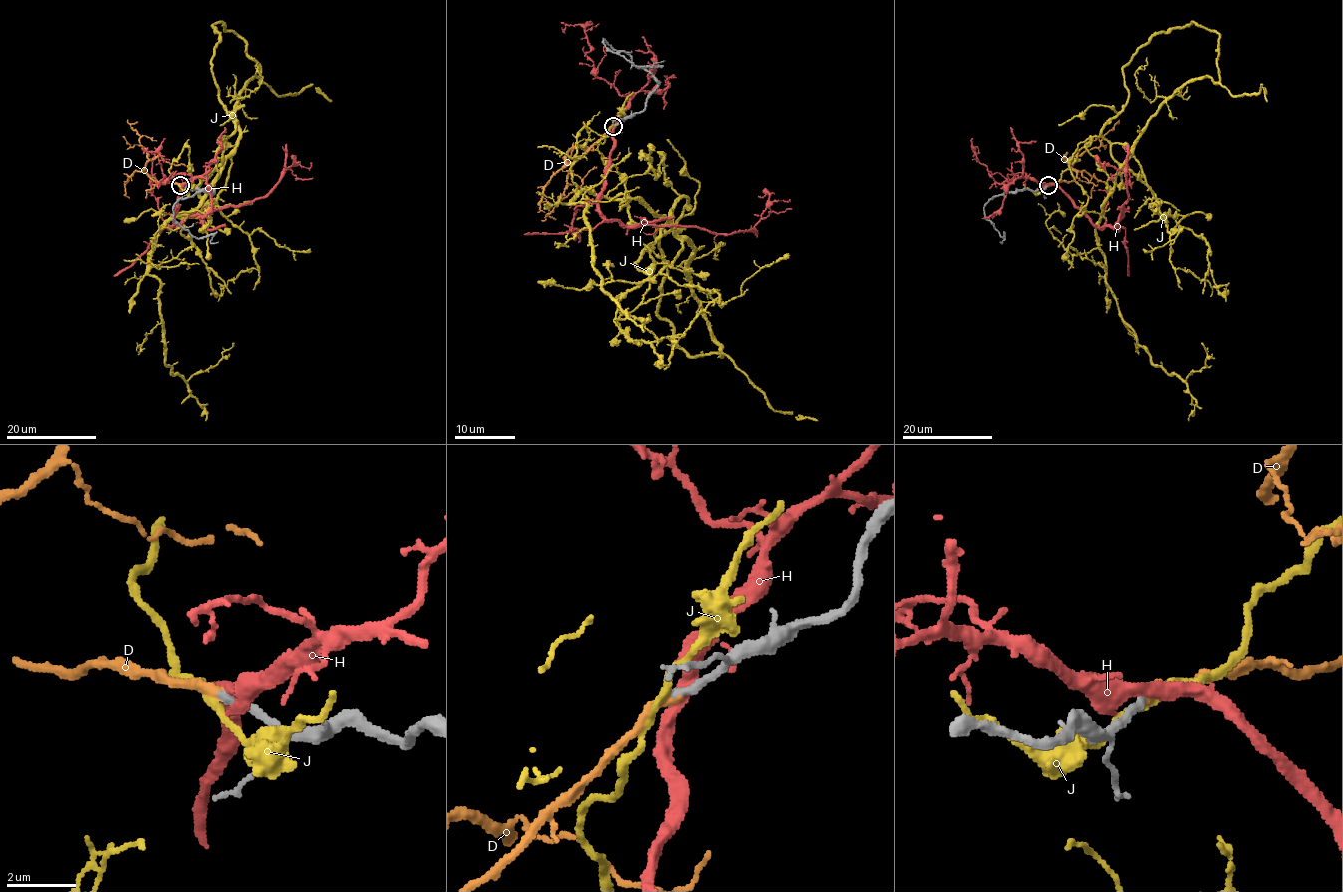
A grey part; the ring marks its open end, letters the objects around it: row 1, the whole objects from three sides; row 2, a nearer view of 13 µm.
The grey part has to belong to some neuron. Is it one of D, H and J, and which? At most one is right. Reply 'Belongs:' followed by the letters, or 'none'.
Belongs: D

